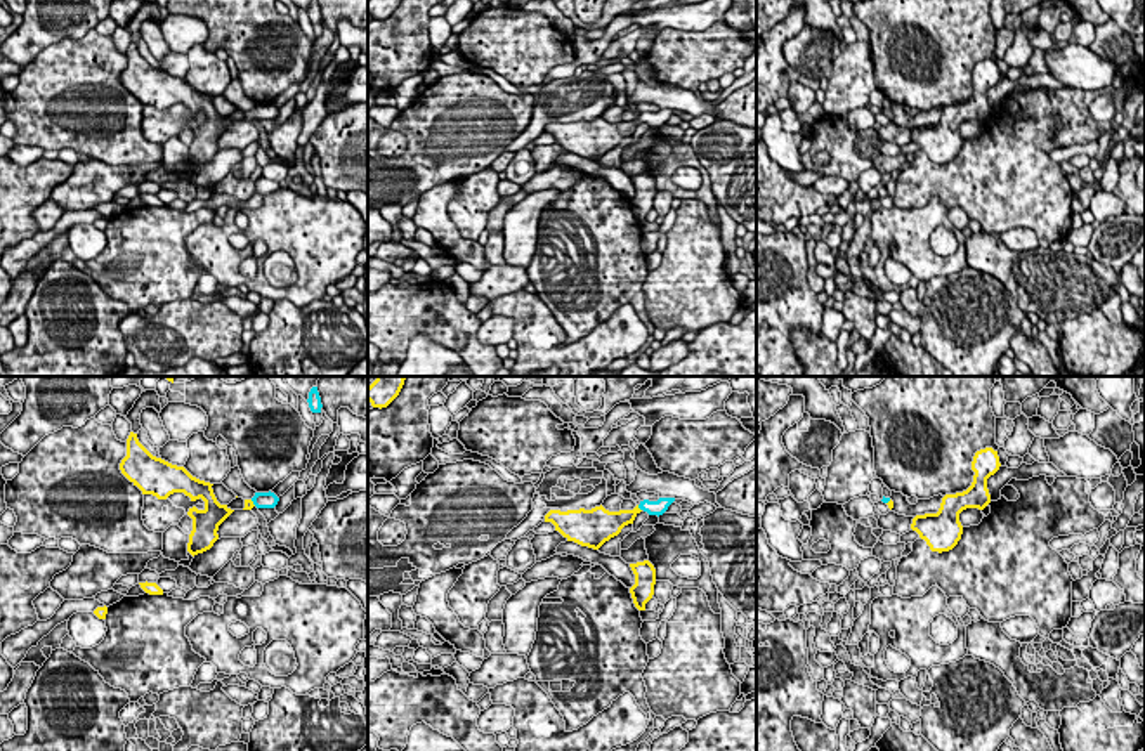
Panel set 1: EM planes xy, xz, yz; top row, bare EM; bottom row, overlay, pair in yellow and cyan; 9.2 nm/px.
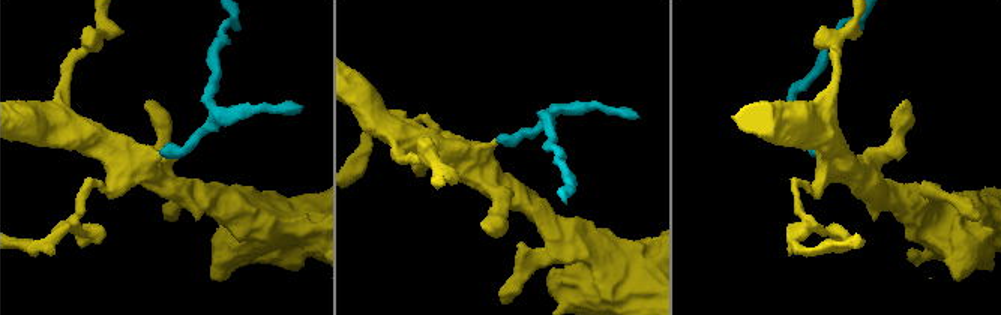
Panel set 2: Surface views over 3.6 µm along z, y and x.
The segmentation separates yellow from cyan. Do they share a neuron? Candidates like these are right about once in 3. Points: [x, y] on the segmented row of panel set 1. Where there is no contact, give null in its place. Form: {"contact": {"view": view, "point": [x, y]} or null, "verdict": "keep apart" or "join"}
{"contact": {"view": "xz", "point": [639, 509]}, "verdict": "join"}

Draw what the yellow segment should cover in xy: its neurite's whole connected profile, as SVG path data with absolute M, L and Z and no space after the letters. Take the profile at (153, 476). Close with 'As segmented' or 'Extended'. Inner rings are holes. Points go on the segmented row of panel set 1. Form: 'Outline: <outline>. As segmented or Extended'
Outline: M134 432L127 439L127 456L121 460L120 470L142 494L167 500L173 493L184 493L191 501L200 498L205 501L203 510L193 506L187 512L193 519L187 552L193 557L213 546L219 539L219 526L234 512L217 501L213 484L193 477L184 467L153 456Z. As segmented

